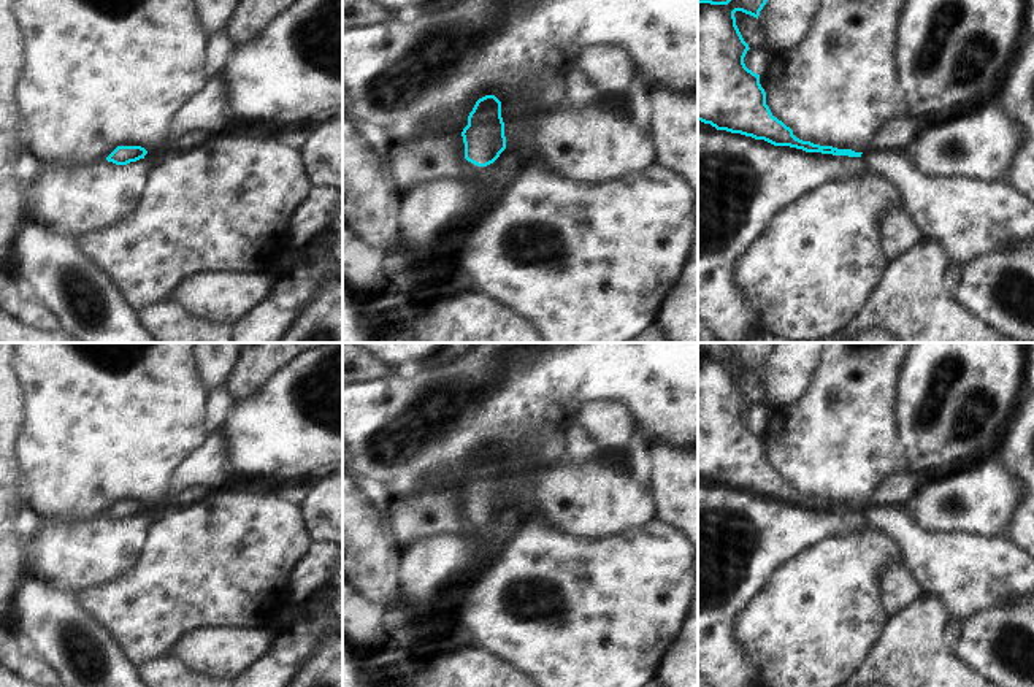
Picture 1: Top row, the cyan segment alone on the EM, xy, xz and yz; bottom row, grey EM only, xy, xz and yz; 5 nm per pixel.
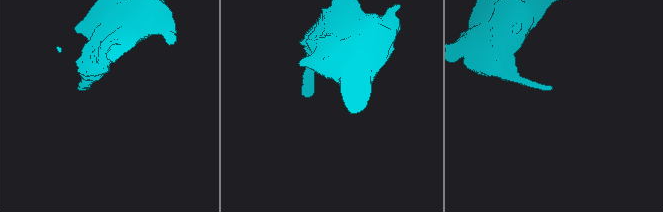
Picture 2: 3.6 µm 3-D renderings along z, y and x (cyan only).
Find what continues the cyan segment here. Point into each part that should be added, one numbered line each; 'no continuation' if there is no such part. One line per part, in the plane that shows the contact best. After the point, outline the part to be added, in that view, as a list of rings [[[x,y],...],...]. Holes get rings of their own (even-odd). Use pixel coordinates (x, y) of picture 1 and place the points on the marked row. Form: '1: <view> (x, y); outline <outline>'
1: xz (498, 176); outline [[[504,149],[493,163],[477,168],[476,184],[485,189],[485,203],[479,206],[474,214],[476,219],[492,208],[496,197],[514,184],[522,167],[523,160],[519,151]]]

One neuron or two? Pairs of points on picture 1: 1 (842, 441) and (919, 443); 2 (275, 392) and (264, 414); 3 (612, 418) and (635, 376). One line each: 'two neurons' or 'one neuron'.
1: two neurons
2: one neuron
3: two neurons

